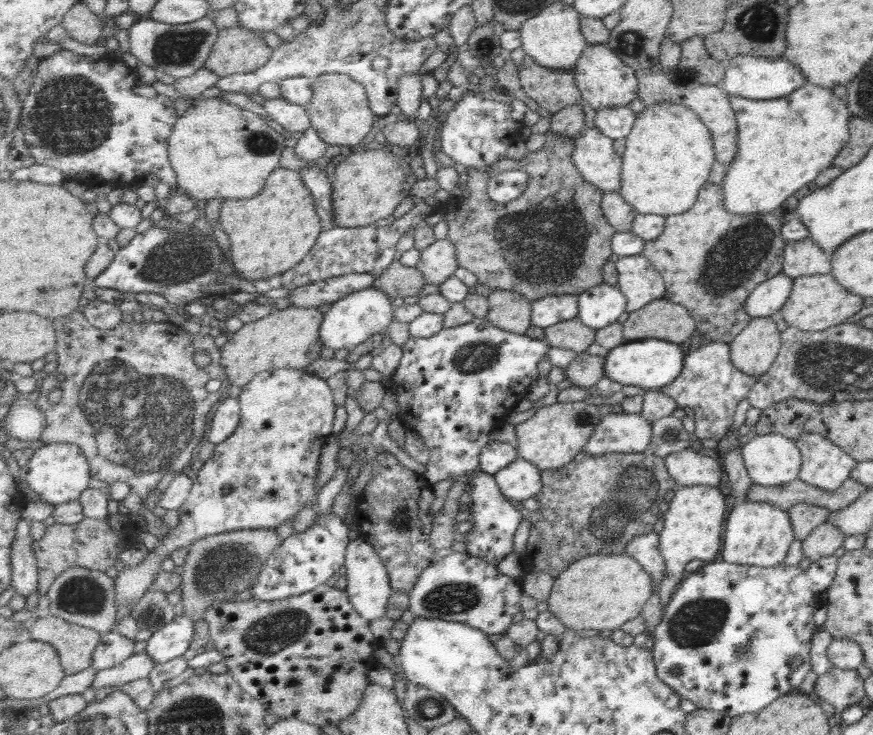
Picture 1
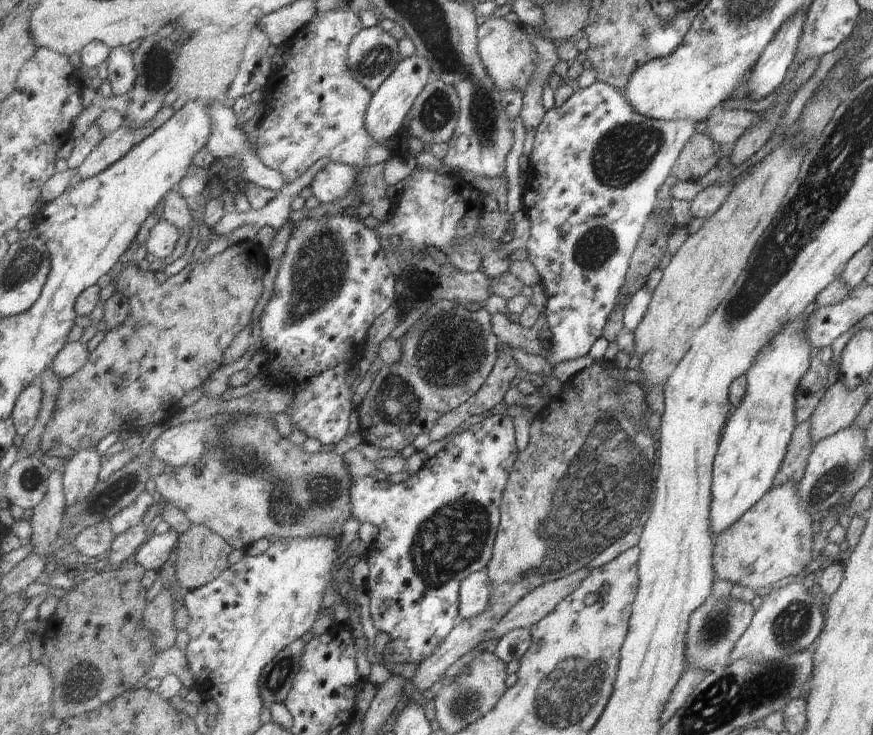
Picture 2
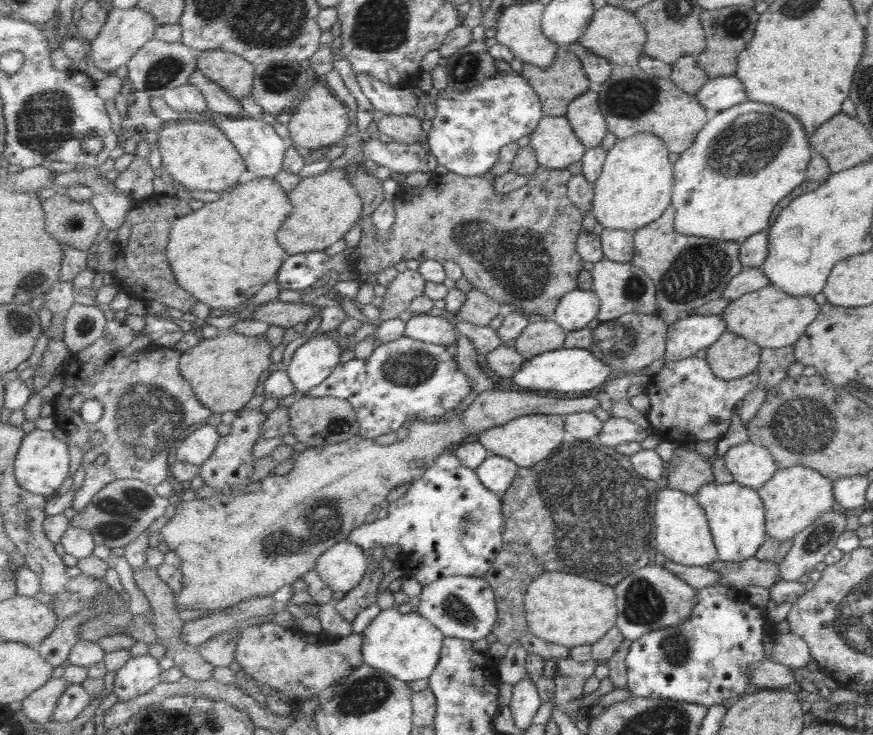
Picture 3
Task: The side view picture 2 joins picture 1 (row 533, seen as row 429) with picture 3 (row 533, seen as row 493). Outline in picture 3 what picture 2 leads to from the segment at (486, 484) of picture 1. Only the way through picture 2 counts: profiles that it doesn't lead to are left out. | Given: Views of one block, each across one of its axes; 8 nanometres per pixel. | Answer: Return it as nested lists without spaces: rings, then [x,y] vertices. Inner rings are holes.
[[[449,450],[435,459],[435,464],[423,474],[423,478],[411,482],[411,488],[403,498],[391,501],[387,510],[386,517],[353,529],[348,540],[362,546],[365,551],[398,544],[404,576],[418,579],[423,587],[448,576],[483,577],[493,568],[498,554],[503,550],[507,517],[503,513],[502,496],[483,485],[478,471],[463,465],[461,459]]]

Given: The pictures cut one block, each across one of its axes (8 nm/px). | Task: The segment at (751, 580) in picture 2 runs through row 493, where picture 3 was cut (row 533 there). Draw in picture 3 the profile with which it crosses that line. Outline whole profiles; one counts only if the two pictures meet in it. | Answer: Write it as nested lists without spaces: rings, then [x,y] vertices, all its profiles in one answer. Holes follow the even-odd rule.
[[[795,465],[775,470],[771,478],[755,490],[765,509],[766,536],[779,541],[792,539],[821,514],[836,507],[831,488],[832,480],[811,468]]]

